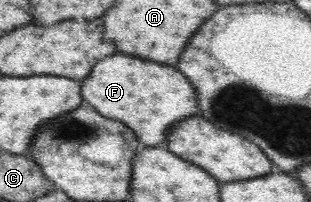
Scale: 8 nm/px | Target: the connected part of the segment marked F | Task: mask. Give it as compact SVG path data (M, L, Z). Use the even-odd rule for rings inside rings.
M122 54L106 56L98 64L94 64L88 78L83 78L78 83L83 102L92 105L102 116L129 126L138 137L141 147L165 145L165 136L175 122L200 114L195 88L184 74L177 68L162 66L156 62L142 60L142 58L122 56Z

